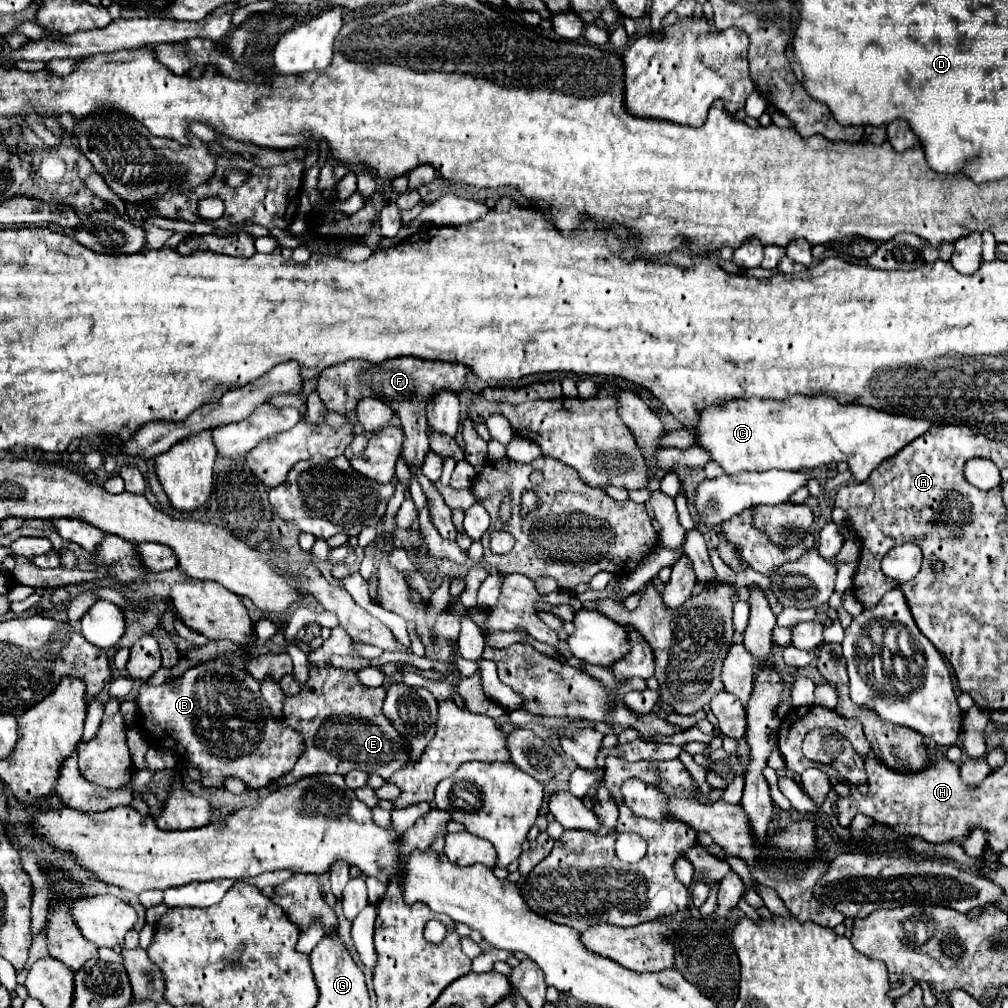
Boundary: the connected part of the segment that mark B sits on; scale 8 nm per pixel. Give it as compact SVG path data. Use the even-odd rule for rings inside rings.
M220 660L204 662L204 664L200 664L200 666L194 666L194 668L186 670L182 676L176 678L176 684L160 684L160 686L144 684L144 686L140 688L140 692L138 692L138 696L136 696L136 706L138 706L140 720L142 720L144 736L146 736L150 742L156 740L154 746L172 750L176 756L184 758L188 764L192 764L194 768L198 768L198 770L200 770L200 784L206 786L206 788L222 788L226 778L238 778L238 780L242 780L248 790L264 788L270 780L280 778L280 776L284 776L286 772L290 772L292 766L294 766L294 762L298 760L298 756L300 756L300 752L302 752L302 736L300 736L298 732L294 732L292 728L288 728L286 724L282 724L282 722L278 722L278 720L272 718L270 708L268 708L268 704L264 702L264 698L262 698L262 694L260 694L260 684L258 684L248 672L244 672L244 670L234 670L232 666L228 666L228 664L220 662Z

